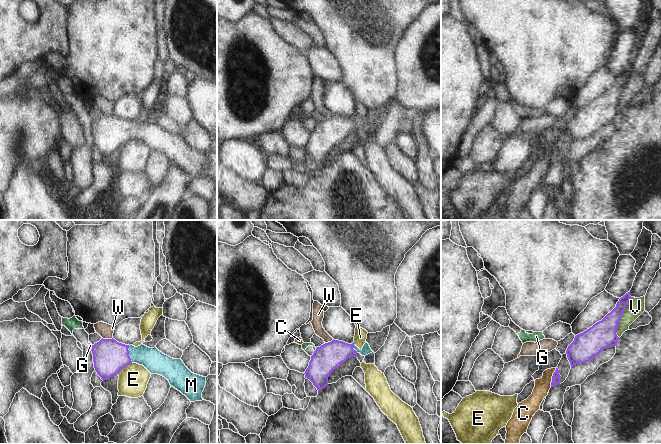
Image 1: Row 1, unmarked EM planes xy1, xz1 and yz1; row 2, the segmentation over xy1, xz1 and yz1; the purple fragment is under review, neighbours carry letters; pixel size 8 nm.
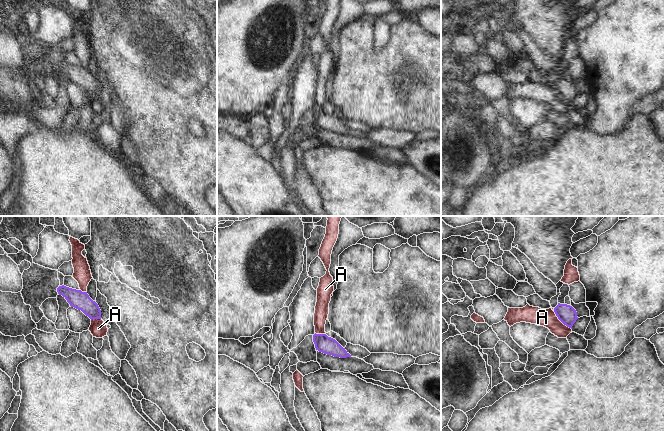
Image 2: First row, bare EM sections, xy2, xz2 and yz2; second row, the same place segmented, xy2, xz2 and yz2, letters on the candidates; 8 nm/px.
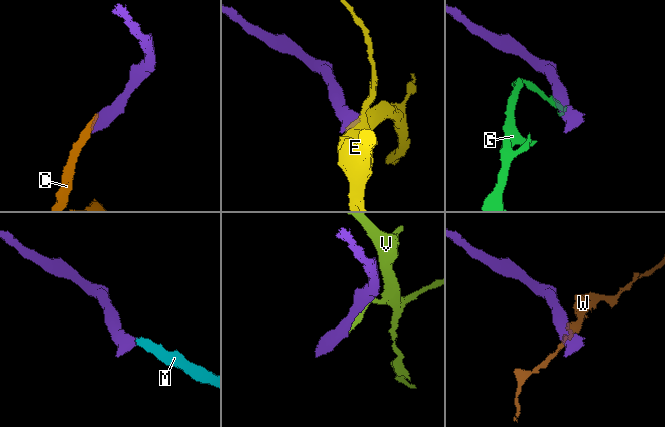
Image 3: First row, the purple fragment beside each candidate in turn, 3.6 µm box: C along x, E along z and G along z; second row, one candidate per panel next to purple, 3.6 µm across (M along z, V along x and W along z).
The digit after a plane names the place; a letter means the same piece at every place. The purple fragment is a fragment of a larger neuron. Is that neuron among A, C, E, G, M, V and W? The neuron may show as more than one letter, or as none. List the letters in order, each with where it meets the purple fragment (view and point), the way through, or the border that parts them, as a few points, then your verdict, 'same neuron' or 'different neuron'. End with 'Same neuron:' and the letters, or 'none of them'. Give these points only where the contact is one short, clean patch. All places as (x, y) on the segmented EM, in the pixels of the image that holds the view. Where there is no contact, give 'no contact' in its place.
A: yz2 (561, 321) | along yz2 (553, 311), (571, 329) | different neuron
C: yz1 (552, 377) | along yz1 (556, 368), (550, 386) | different neuron
E: xy1 (123, 367) | along xy1 (131, 362), (116, 374) | different neuron
G: xz1 (315, 350) | along xz1 (316, 348), (314, 351) | different neuron
M: xy1 (128, 354) | across xy1 (109, 356), (128, 354), (144, 355), (156, 362) | same neuron
V: yz1 (621, 317) | along yz1 (631, 297), (623, 311), (616, 331), (618, 337) | different neuron
W: xy1 (107, 339) | along xy1 (102, 337), (112, 338) | different neuron
Same neuron: M

